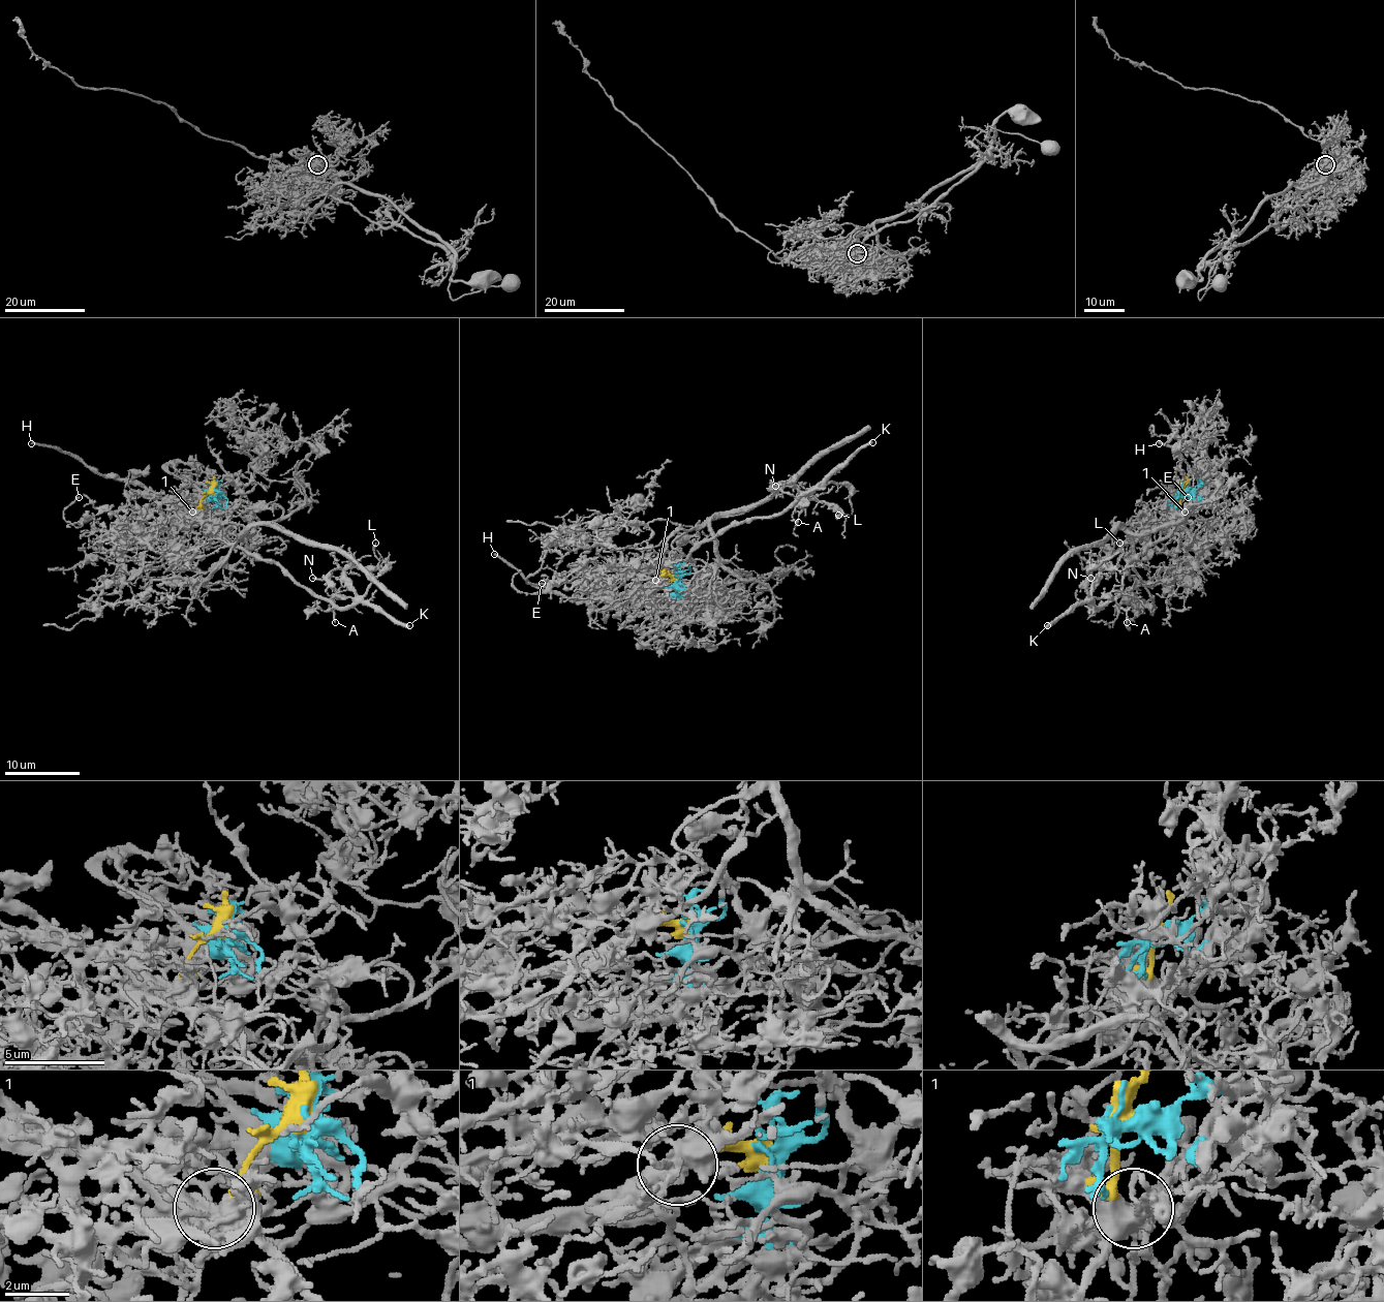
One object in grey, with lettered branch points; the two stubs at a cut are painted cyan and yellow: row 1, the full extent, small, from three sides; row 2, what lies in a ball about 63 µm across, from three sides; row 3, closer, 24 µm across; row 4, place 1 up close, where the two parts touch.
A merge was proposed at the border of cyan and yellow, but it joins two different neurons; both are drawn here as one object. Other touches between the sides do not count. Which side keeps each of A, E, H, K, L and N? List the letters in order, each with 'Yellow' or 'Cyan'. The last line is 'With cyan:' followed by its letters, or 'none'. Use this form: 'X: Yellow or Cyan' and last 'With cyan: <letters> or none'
A: Yellow
E: Cyan
H: Yellow
K: Yellow
L: Yellow
N: Yellow
With cyan: E

